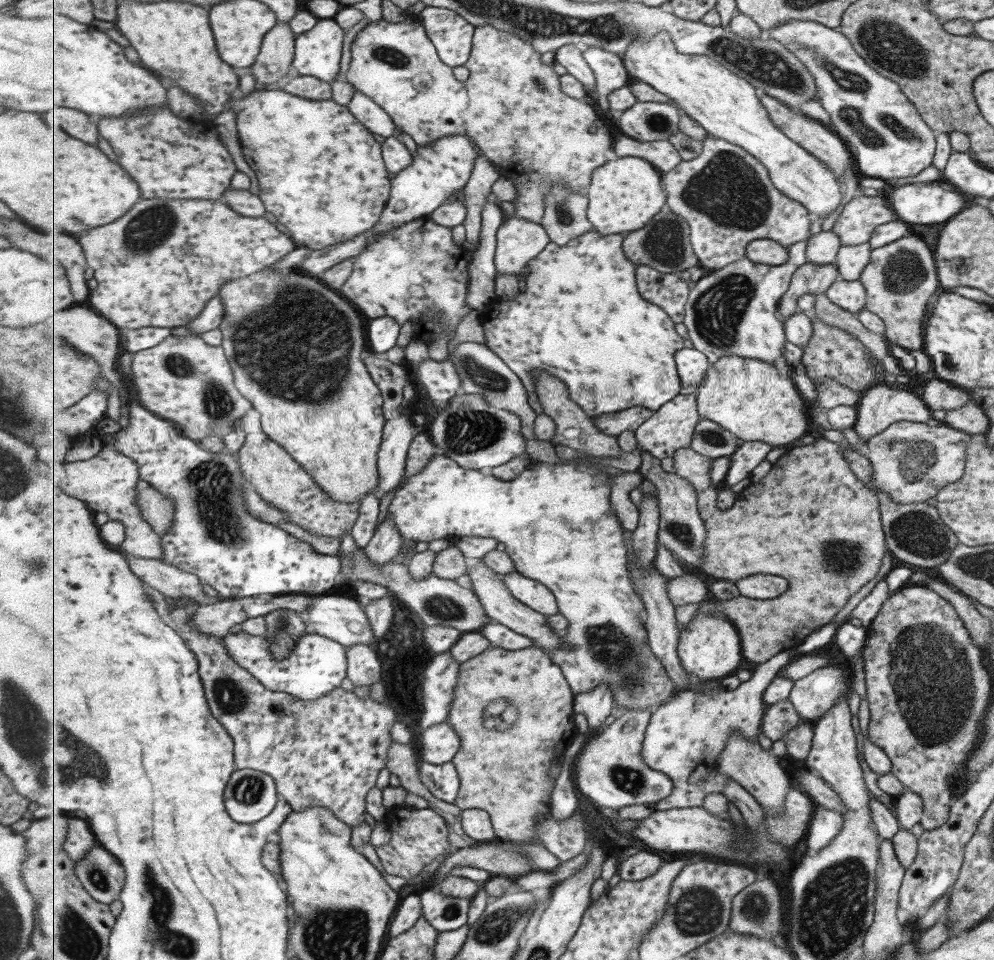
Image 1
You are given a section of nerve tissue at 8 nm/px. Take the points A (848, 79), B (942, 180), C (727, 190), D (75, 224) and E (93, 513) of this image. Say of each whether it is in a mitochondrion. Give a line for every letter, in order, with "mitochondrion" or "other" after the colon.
A: mitochondrion
B: other
C: mitochondrion
D: other
E: other

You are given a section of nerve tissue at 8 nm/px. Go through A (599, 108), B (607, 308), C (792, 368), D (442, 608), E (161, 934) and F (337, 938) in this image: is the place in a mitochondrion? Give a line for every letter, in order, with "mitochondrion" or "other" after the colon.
A: other
B: other
C: other
D: mitochondrion
E: mitochondrion
F: mitochondrion

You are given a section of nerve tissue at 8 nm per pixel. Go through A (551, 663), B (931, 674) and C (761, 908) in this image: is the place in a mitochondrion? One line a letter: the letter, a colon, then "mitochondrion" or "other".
A: other
B: mitochondrion
C: mitochondrion

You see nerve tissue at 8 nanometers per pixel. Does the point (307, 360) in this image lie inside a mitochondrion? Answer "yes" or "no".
yes

